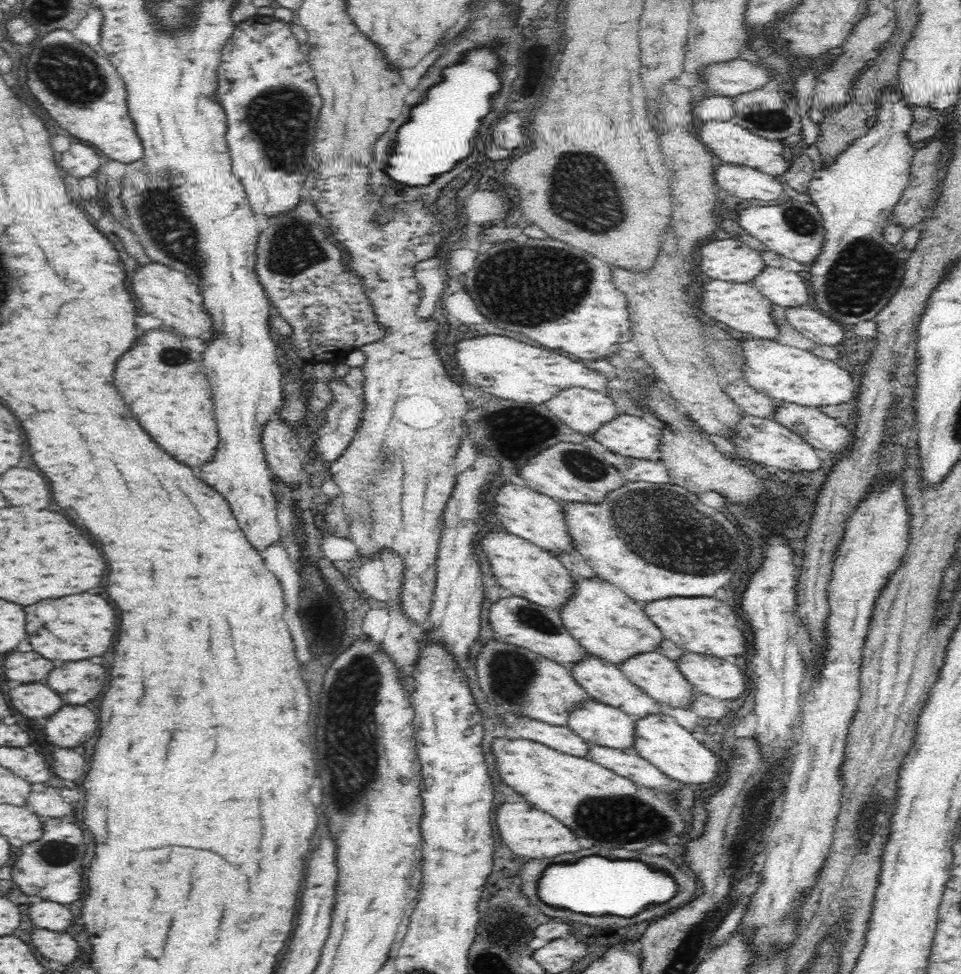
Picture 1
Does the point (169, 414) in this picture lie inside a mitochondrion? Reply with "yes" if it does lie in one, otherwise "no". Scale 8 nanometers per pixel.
no

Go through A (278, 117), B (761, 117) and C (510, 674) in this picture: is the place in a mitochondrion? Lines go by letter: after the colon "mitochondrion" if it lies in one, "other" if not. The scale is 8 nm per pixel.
A: mitochondrion
B: mitochondrion
C: mitochondrion

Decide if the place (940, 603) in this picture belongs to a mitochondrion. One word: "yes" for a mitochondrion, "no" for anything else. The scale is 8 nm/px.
no

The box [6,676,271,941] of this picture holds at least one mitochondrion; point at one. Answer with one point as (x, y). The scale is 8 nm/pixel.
(53, 853)

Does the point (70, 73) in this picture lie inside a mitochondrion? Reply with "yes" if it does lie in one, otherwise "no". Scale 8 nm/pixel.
yes

